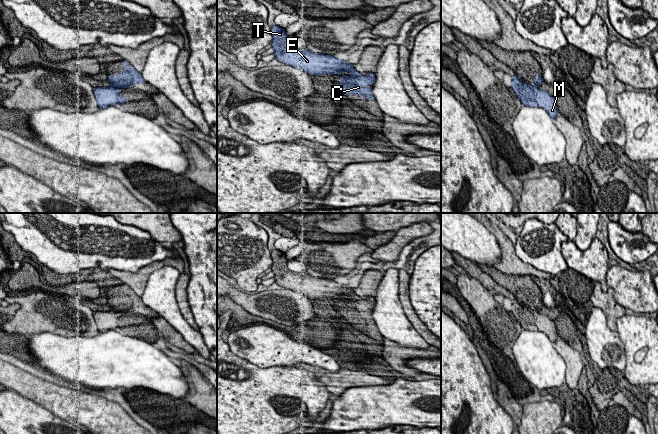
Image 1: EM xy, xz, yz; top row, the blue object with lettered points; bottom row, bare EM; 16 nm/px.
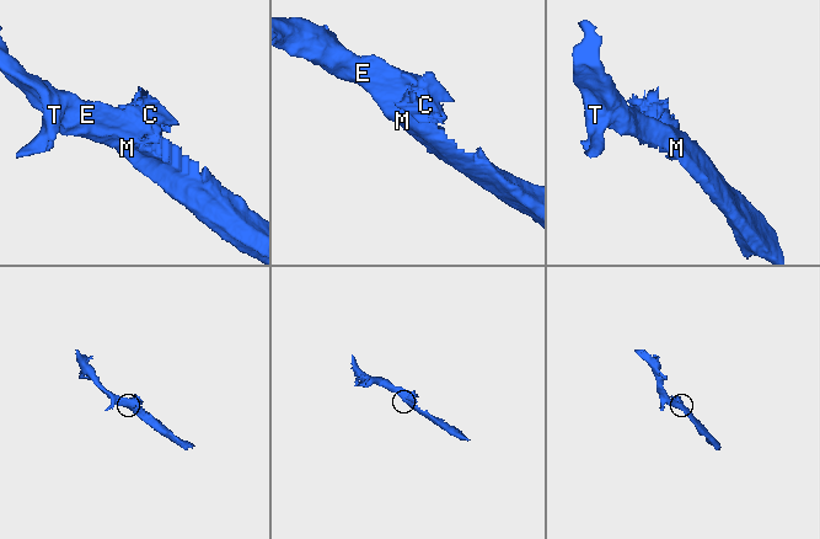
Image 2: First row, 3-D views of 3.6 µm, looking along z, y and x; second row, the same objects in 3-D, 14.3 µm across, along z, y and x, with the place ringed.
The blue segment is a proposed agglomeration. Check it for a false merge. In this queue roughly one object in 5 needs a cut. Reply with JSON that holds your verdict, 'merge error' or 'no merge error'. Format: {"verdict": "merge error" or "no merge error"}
{"verdict": "no merge error"}

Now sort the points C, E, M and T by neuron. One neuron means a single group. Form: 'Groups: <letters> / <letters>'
Groups: C E M T

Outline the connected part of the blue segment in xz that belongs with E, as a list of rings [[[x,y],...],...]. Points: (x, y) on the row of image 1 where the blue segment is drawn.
[[[274,25],[271,28],[275,58],[284,64],[302,68],[309,75],[325,74],[341,75],[340,81],[334,85],[344,95],[363,95],[365,99],[375,99],[369,85],[375,82],[375,74],[363,75],[353,68],[352,64],[331,55],[313,53],[307,49],[296,49],[288,45],[285,29]]]

